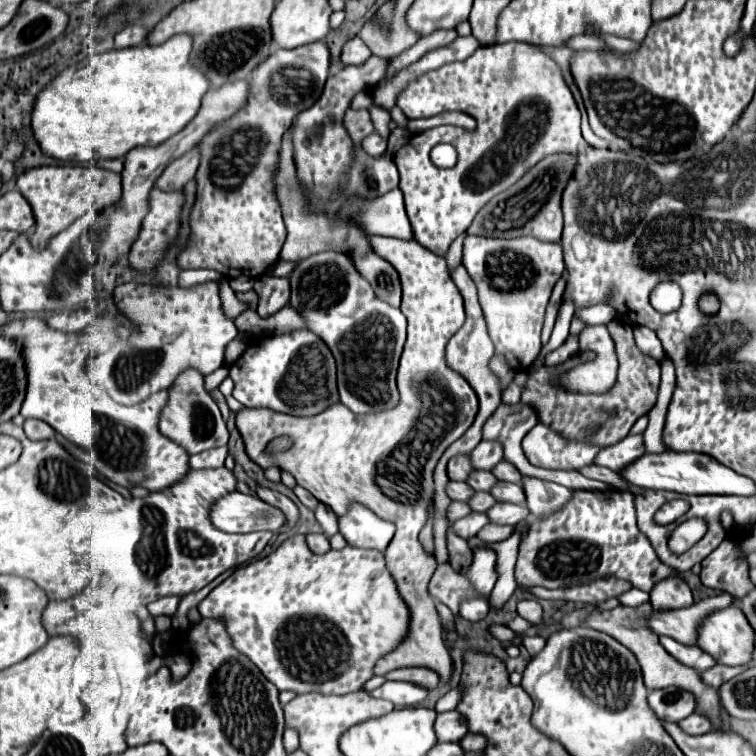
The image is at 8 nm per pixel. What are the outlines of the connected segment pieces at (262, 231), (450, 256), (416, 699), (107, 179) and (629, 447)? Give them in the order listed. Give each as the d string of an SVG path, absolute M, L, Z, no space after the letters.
M316 41L308 43L296 49L278 49L274 51L256 71L252 71L250 87L252 95L248 105L234 115L232 119L216 125L202 141L200 141L200 167L196 173L198 179L198 195L190 217L190 243L184 253L178 257L178 265L182 269L216 269L227 279L235 279L239 276L256 279L272 267L272 263L278 261L285 242L287 231L280 215L280 207L274 197L272 187L272 175L274 175L274 163L278 159L278 147L284 129L288 129L294 121L294 117L316 103L314 97L322 93L322 83L329 77L330 52L326 43Z
M462 233L462 235L450 245L448 253L444 255L446 265L448 265L448 271L454 271L454 269L462 263L462 241L464 241L464 237L466 237L466 233Z
M386 681L382 687L370 691L370 695L376 699L392 701L398 709L402 709L402 707L420 705L426 699L428 689L416 683L408 683L408 681Z
M42 165L24 169L16 175L16 187L30 203L36 219L34 229L28 231L28 239L32 247L36 247L36 251L48 247L52 235L58 235L60 231L70 227L86 211L102 211L108 205L116 205L122 193L120 175L92 165Z
M642 433L628 435L628 439L622 439L616 445L604 447L596 457L596 465L604 465L604 467L612 467L614 471L622 471L624 467L640 459L644 453L646 453L646 447L644 447Z

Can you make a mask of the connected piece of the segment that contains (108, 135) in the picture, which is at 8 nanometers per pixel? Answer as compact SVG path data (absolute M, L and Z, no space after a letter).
M174 35L162 45L112 49L72 65L46 85L32 109L32 131L46 155L62 161L96 163L98 159L122 159L134 147L156 147L184 129L196 117L202 97L210 89L208 77L190 63L192 37Z

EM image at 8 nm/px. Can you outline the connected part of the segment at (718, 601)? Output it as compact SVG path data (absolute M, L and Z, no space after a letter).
M722 593L716 597L702 599L686 609L668 609L668 611L652 611L646 619L646 627L656 635L668 635L684 645L694 645L698 623L712 611L722 609L734 603L734 595Z

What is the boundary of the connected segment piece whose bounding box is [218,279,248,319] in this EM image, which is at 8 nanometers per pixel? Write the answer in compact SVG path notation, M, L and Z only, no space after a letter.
M222 279L222 281L218 281L218 283L220 283L220 291L222 291L222 293L220 293L220 295L222 295L222 311L224 311L226 315L230 315L230 319L236 319L242 311L248 309L248 305L236 299L236 293L230 289L230 285L228 285L226 279Z

